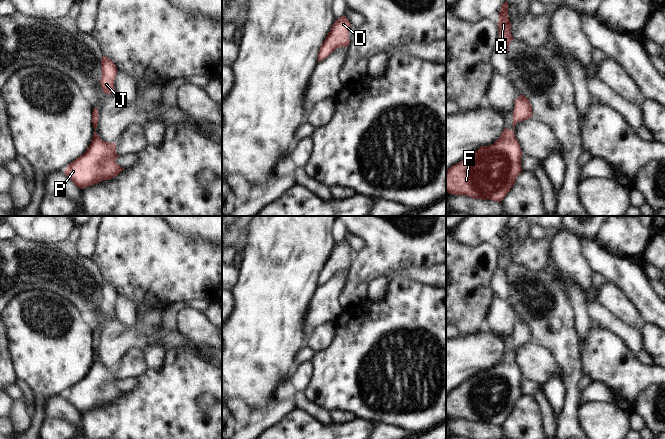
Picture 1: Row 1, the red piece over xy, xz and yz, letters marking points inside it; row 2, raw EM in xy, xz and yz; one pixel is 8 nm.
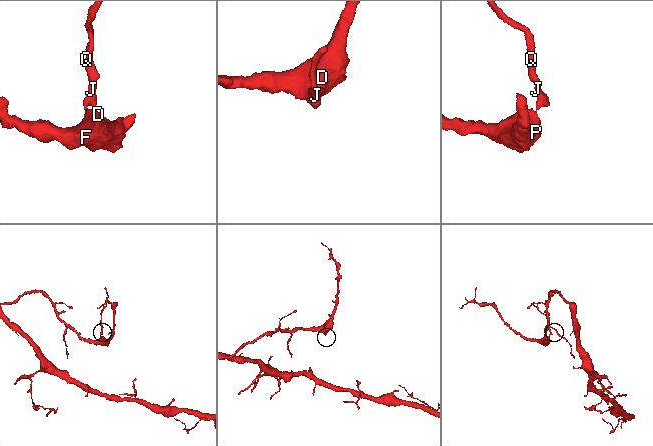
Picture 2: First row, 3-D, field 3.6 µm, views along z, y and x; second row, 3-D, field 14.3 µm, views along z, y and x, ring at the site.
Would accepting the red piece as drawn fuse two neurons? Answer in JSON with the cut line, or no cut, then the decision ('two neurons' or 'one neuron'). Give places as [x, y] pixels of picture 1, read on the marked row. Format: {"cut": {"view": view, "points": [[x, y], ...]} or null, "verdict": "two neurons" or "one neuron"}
{"cut": null, "verdict": "one neuron"}

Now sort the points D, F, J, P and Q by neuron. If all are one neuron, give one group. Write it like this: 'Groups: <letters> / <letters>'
Groups: D F J P Q

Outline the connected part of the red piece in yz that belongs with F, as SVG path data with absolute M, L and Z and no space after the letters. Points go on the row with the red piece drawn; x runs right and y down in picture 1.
M520 94L515 100L513 110L513 129L504 128L501 136L493 145L481 146L477 151L470 153L459 163L446 171L446 191L452 195L466 195L473 199L490 199L501 202L511 190L521 168L522 151L514 134L515 125L532 117L532 105L529 100Z

